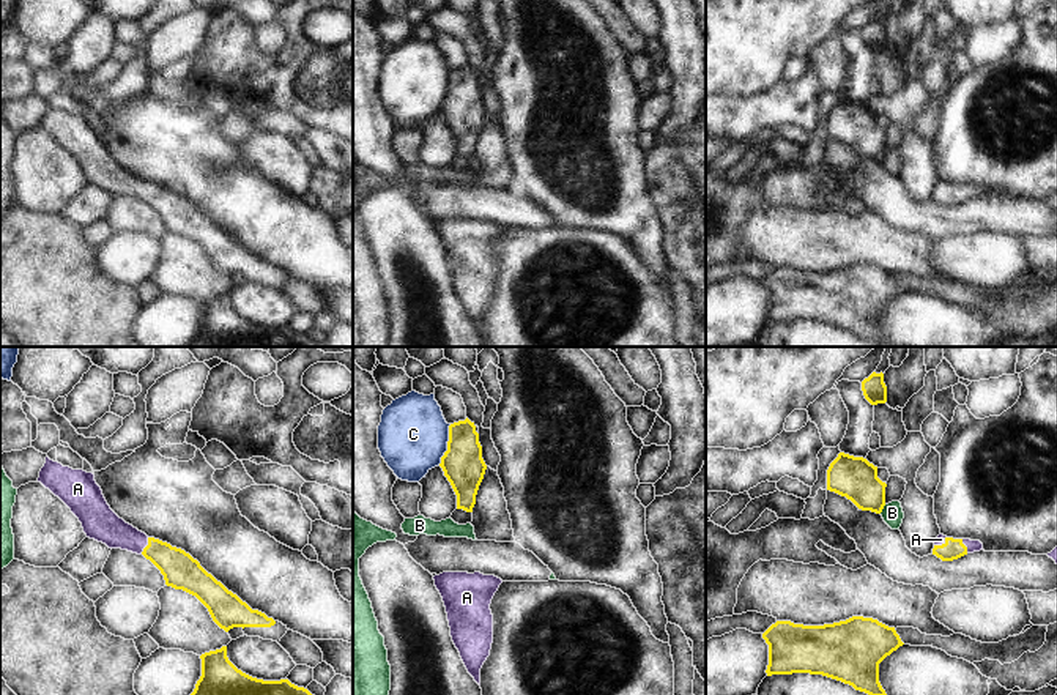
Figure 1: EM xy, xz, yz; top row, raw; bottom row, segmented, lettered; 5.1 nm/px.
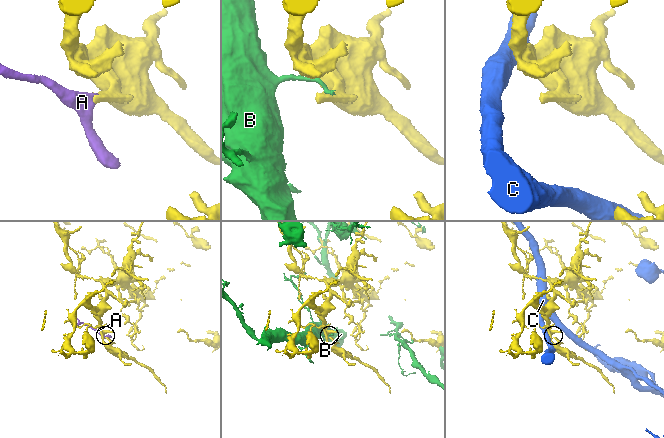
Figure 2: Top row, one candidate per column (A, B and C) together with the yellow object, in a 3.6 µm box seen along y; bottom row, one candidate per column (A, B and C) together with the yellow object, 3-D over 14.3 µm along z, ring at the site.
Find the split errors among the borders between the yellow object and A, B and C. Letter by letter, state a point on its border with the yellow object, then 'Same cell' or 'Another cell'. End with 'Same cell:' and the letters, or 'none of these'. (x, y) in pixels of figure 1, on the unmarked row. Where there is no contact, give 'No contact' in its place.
A: Touches yellow at xy (147, 193). Same cell
B: Touches yellow at yz (882, 155). Another cell
C: Touches yellow at xz (448, 92). Another cell
Same cell: A.

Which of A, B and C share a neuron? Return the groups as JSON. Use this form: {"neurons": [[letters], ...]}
{"neurons": [["A"], ["B"], ["C"]]}

